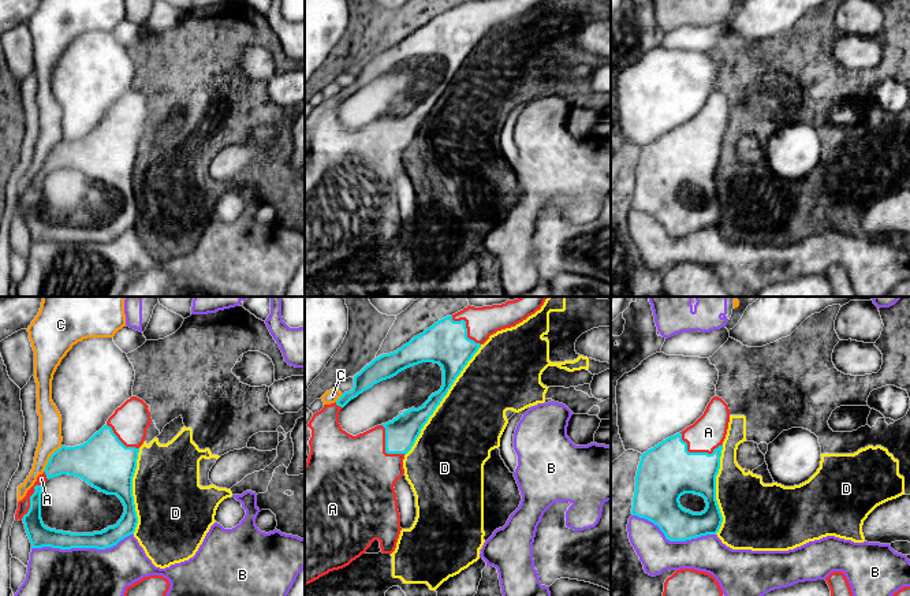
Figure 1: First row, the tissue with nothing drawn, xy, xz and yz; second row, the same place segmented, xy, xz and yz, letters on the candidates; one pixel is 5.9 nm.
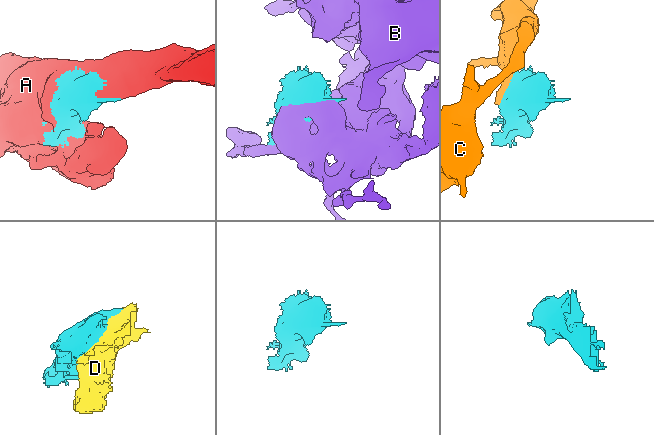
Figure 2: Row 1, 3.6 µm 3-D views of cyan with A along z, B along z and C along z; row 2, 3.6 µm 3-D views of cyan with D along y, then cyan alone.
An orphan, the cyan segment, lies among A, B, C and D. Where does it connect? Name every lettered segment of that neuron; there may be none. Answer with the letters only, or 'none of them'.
A

